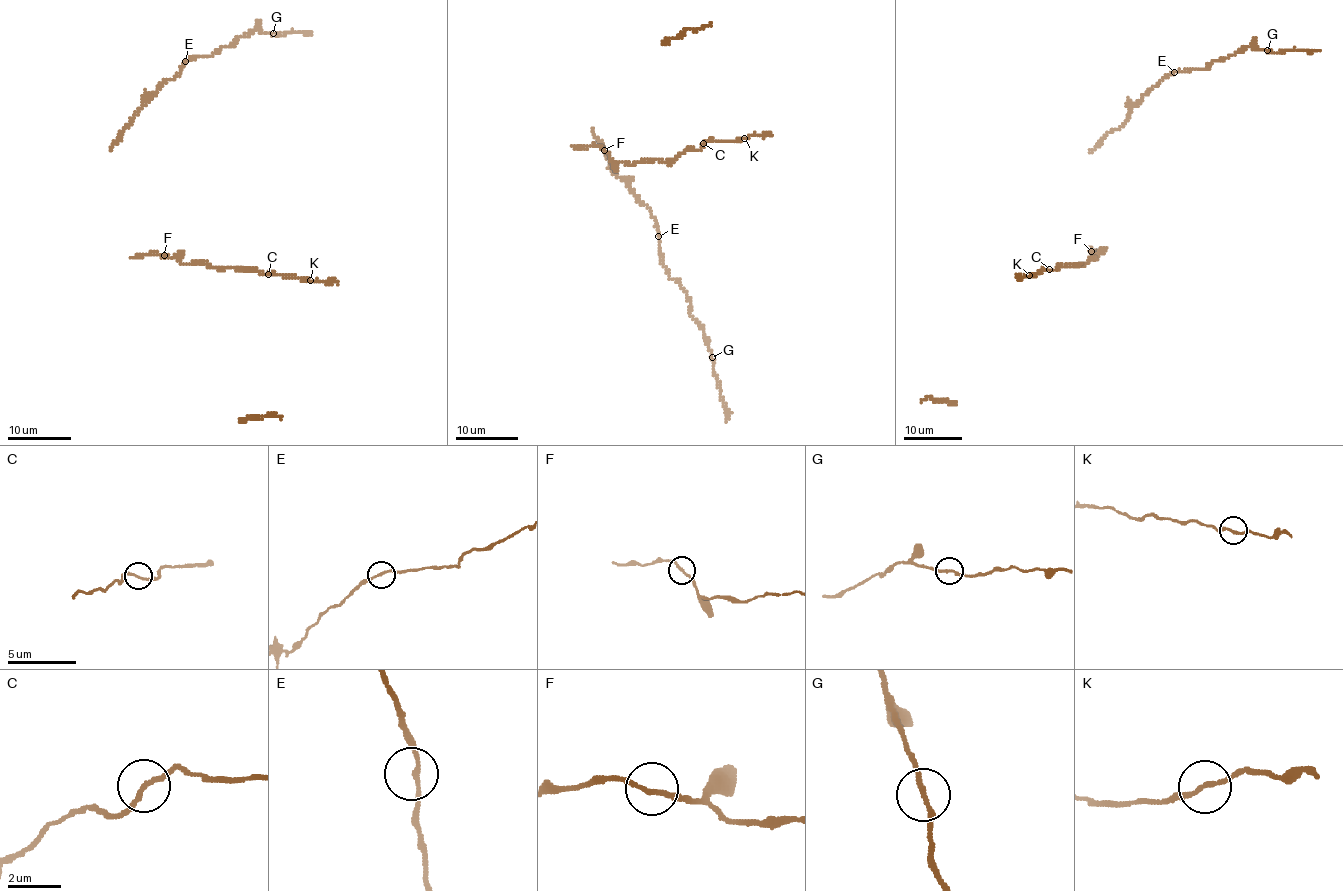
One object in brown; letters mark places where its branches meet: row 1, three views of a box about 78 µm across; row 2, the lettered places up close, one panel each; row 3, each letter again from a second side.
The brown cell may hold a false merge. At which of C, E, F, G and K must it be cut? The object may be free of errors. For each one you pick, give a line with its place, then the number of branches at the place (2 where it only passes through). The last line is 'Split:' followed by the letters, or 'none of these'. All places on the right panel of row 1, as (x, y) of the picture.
K: place (1029, 275); branches 2
Split: K

